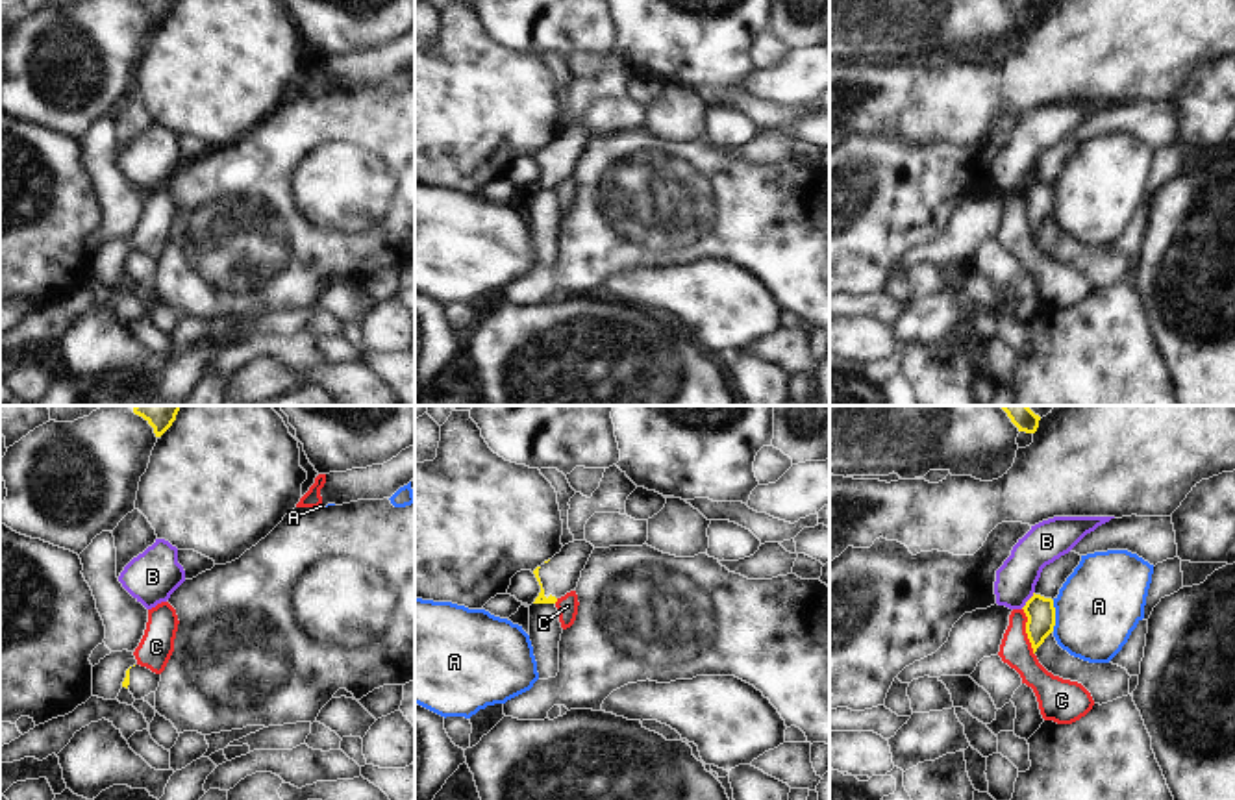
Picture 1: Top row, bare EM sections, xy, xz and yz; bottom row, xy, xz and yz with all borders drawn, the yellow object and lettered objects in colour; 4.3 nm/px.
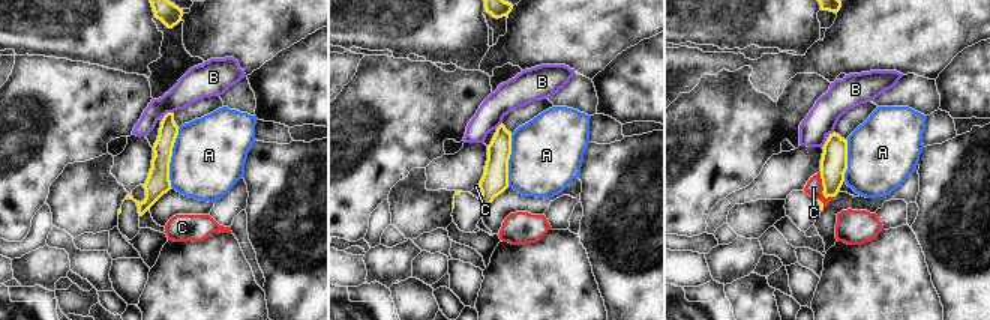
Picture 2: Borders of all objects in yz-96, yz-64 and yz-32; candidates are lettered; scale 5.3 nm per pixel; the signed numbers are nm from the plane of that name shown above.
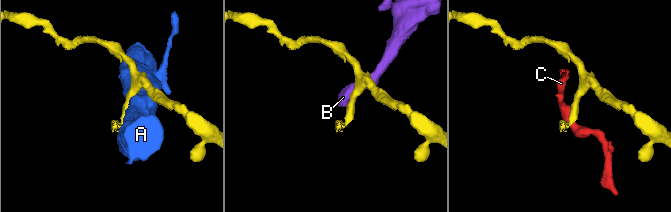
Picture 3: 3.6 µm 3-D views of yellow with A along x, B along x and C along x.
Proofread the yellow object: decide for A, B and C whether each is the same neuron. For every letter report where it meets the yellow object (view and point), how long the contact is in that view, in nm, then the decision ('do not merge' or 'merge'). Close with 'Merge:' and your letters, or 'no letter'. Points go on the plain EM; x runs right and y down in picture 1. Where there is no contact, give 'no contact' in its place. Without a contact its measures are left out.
A: yz (1054, 200) | 140 nm | do not merge
B: yz (1028, 186) | 100 nm | do not merge
C: yz (1026, 217) | 220 nm | do not merge
Merge: no letter

